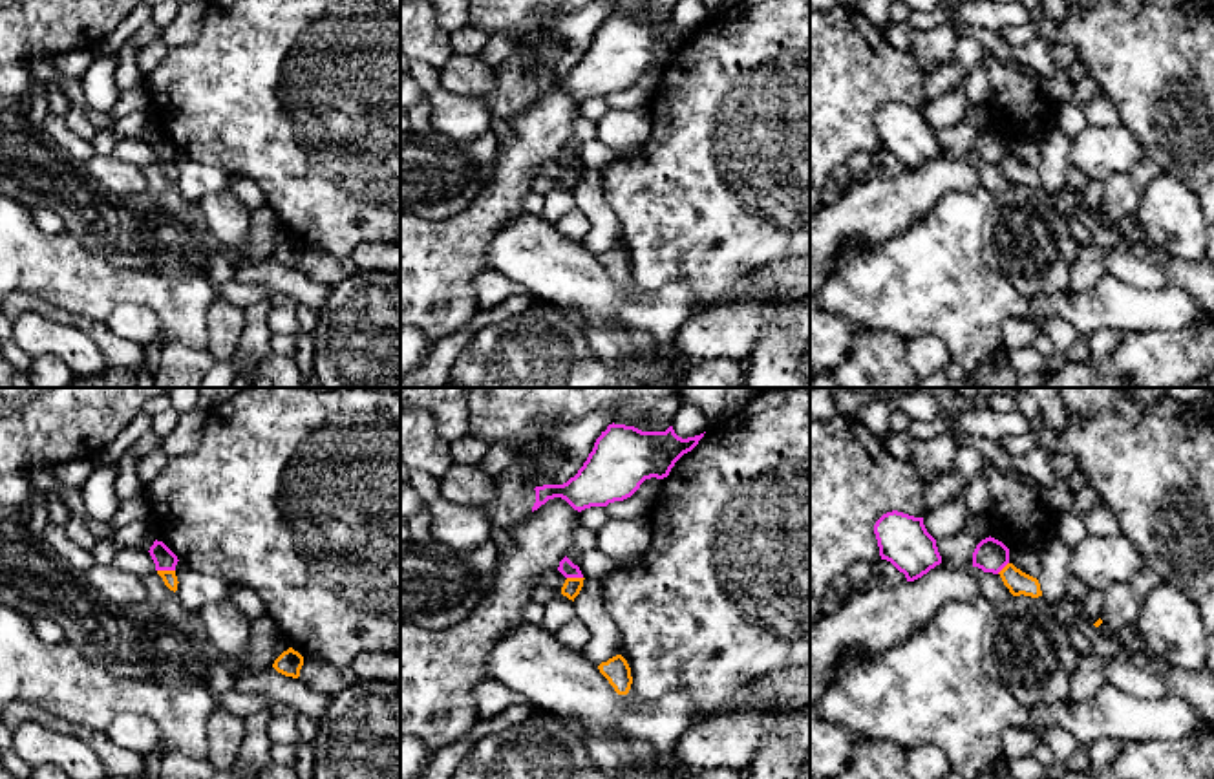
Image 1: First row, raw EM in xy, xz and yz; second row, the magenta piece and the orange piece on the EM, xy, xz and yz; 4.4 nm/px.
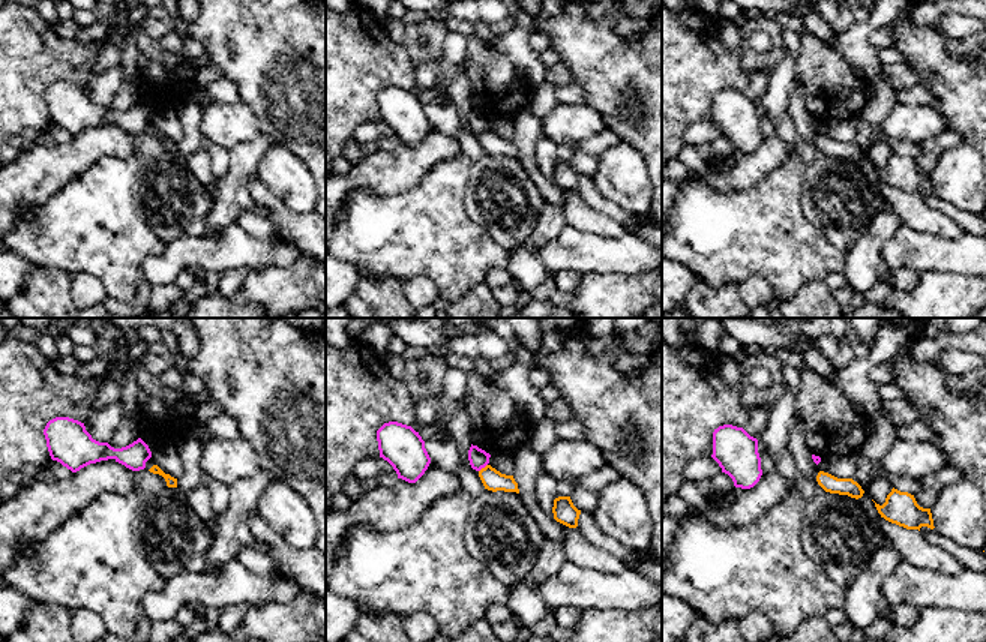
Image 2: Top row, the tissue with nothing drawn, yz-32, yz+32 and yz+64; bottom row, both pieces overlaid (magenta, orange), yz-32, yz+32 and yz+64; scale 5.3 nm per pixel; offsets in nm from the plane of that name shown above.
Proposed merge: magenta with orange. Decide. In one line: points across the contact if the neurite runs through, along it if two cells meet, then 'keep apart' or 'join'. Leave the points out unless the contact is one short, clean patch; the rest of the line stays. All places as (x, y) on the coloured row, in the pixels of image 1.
border xy (158, 569), (174, 571); keep apart

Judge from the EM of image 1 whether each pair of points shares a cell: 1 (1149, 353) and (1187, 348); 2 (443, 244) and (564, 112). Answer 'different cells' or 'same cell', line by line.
1: same cell
2: same cell

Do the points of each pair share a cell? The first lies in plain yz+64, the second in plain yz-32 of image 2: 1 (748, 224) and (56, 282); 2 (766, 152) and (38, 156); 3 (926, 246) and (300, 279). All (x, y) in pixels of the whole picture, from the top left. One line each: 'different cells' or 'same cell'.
1: different cells
2: same cell
3: different cells

